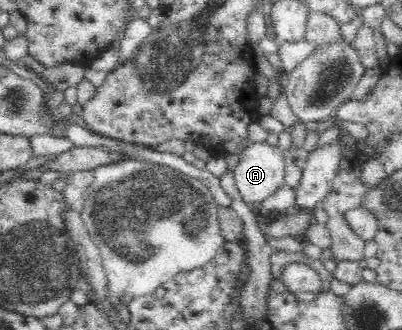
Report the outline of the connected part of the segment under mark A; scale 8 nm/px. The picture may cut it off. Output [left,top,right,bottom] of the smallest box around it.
[231,143,284,207]

